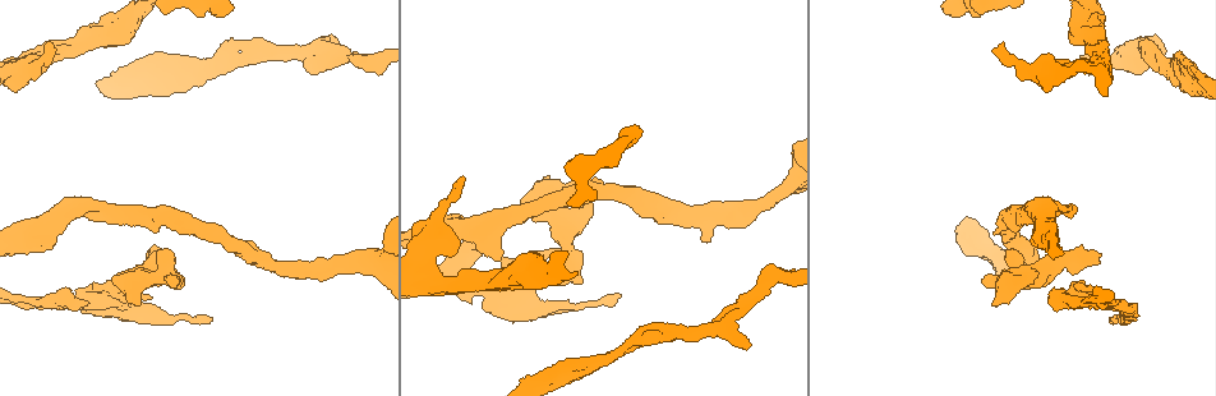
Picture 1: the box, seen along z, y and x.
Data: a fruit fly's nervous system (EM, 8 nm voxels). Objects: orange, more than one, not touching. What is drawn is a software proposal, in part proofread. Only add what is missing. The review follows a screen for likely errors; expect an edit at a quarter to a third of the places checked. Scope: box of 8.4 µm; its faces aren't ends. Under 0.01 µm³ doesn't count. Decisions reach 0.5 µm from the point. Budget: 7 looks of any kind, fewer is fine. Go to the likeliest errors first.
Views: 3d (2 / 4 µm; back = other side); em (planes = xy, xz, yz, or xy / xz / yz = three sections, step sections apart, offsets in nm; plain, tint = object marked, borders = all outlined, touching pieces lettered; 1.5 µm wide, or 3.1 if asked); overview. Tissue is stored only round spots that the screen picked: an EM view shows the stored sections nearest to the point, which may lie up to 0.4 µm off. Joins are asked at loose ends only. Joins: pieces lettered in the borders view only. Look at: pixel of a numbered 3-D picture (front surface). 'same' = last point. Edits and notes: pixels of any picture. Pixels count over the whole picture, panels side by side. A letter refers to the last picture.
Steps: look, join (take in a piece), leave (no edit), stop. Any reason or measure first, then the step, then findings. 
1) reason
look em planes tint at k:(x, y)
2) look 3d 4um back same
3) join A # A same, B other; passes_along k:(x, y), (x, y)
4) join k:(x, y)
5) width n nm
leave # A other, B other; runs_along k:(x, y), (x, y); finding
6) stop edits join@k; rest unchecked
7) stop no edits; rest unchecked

free end
look 3d 4um at 1:(1095, 260)

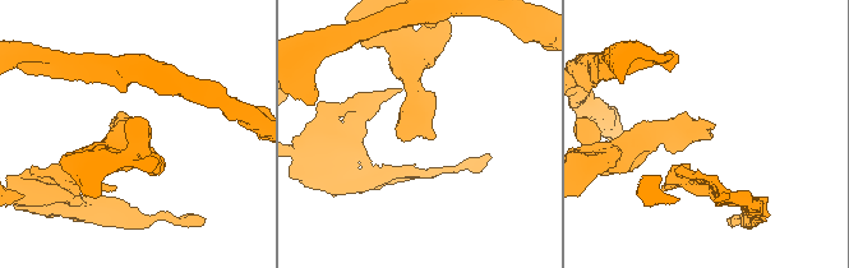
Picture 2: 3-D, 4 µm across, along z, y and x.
look em planes borders at 2:(706, 133)

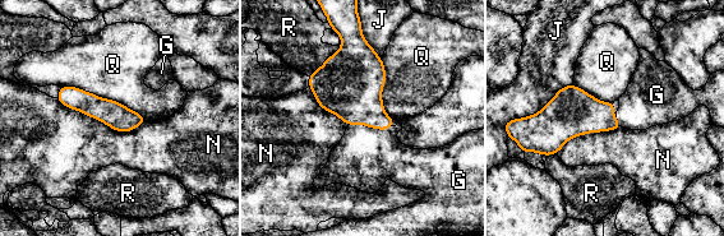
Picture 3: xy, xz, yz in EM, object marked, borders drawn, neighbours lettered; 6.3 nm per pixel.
join G # G same, J other, N other, Q other, R other; passes_along 3:(355, 97), (378, 129), (365, 158); the neuron continues

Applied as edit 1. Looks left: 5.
stops while still wide
look 3d 2um at 1:(995, 305)

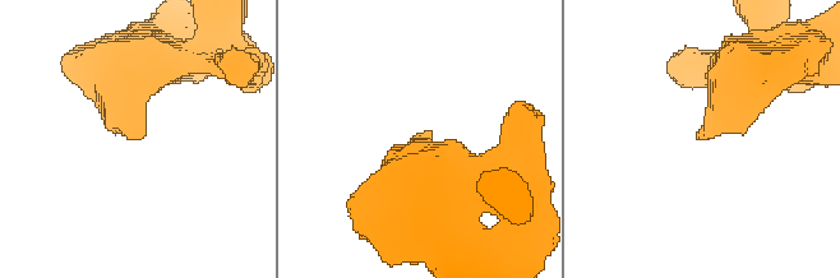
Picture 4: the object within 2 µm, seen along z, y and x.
look em planes borders at 4:(428, 135)

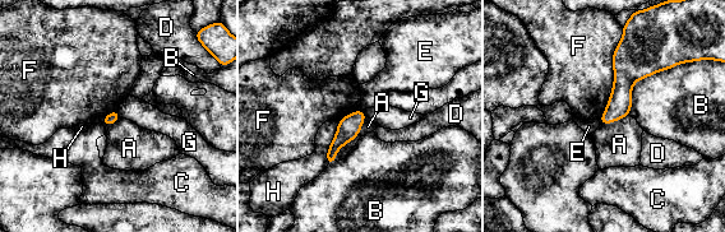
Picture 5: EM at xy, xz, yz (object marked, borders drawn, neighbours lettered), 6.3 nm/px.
leave # A other, B other, C other, D other, E other, F other, G other, H other; border 5:(623, 28), (599, 119); none of them fits

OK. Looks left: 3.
free end
look em xz step 4 tint at 1:(48, 41)

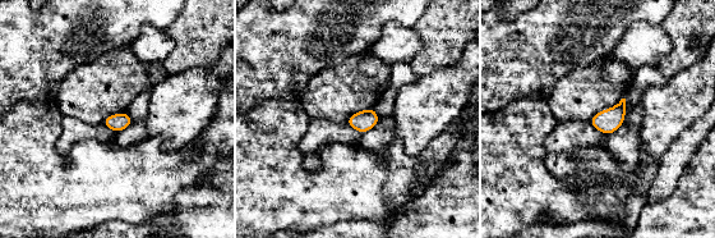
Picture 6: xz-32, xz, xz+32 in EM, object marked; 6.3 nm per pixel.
look em planes borders same

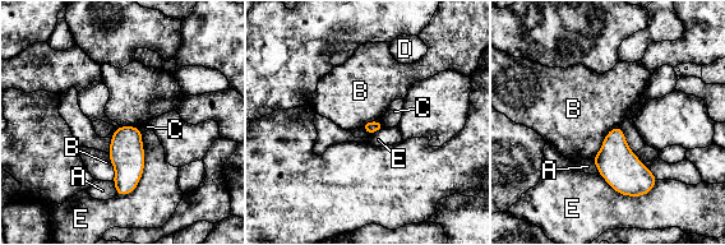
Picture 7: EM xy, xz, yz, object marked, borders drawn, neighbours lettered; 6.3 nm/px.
longest_contact E 440 nm
leave # A other, B other, C other, D other, E other; no lettered piece goes on from it

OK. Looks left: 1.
stop edits join@3; rest unchecked

